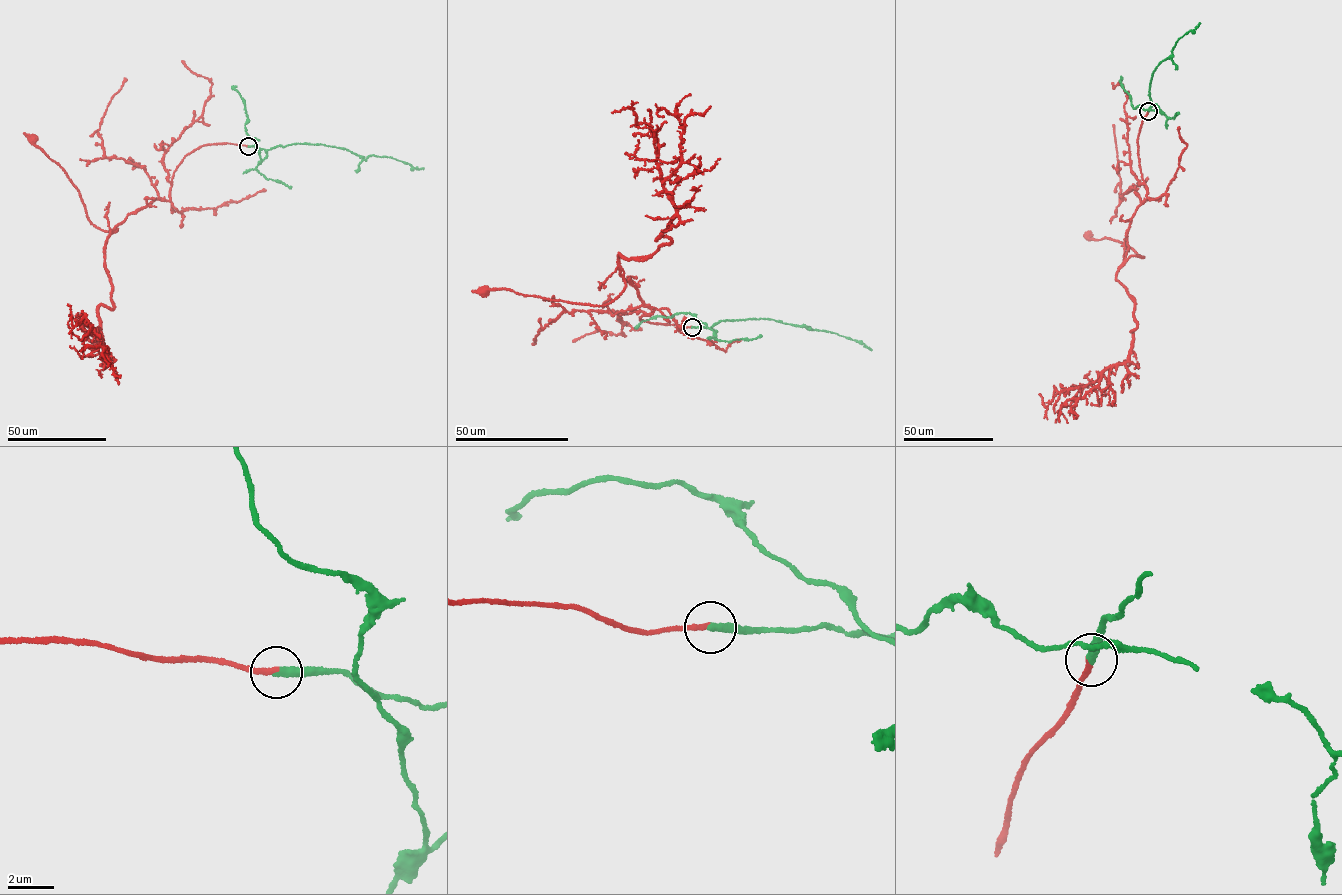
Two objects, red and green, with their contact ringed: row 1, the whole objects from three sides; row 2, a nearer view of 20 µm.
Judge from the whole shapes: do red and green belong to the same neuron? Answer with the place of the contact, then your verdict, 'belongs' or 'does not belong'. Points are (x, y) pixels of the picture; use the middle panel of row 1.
at (692, 327); belongs

